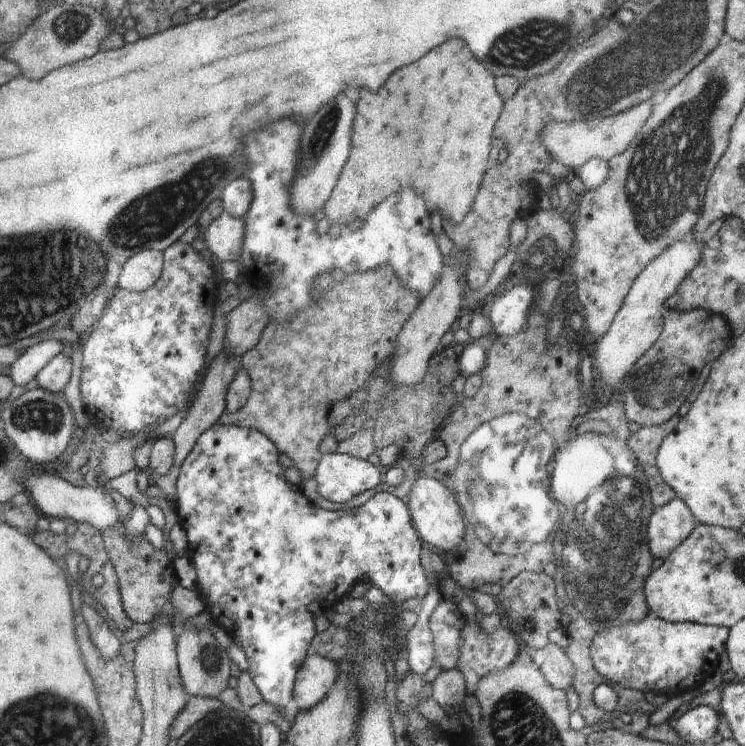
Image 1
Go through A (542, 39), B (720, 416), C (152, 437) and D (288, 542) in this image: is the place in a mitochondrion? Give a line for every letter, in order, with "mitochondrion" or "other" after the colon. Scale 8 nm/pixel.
A: mitochondrion
B: other
C: other
D: mitochondrion

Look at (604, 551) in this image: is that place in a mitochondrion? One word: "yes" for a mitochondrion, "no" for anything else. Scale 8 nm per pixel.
yes

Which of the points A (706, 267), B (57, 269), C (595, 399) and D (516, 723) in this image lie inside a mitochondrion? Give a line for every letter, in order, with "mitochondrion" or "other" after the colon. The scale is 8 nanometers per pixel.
A: other
B: mitochondrion
C: other
D: mitochondrion

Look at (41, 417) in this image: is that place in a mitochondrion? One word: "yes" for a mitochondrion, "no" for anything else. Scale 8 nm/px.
yes

